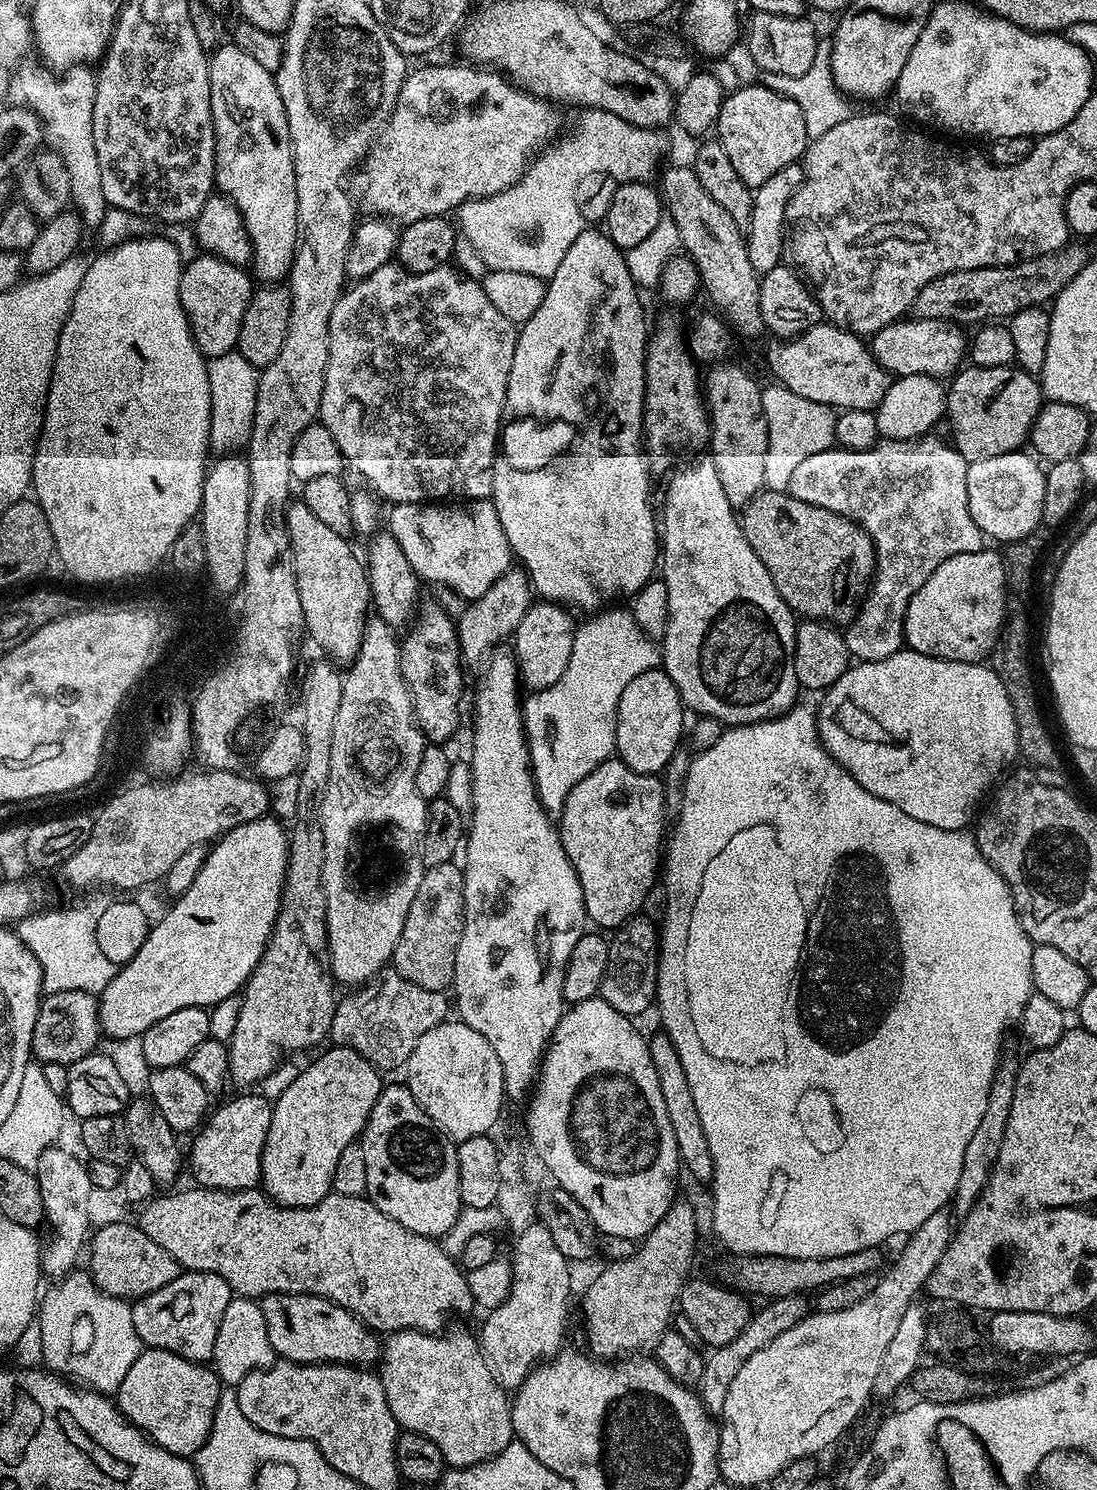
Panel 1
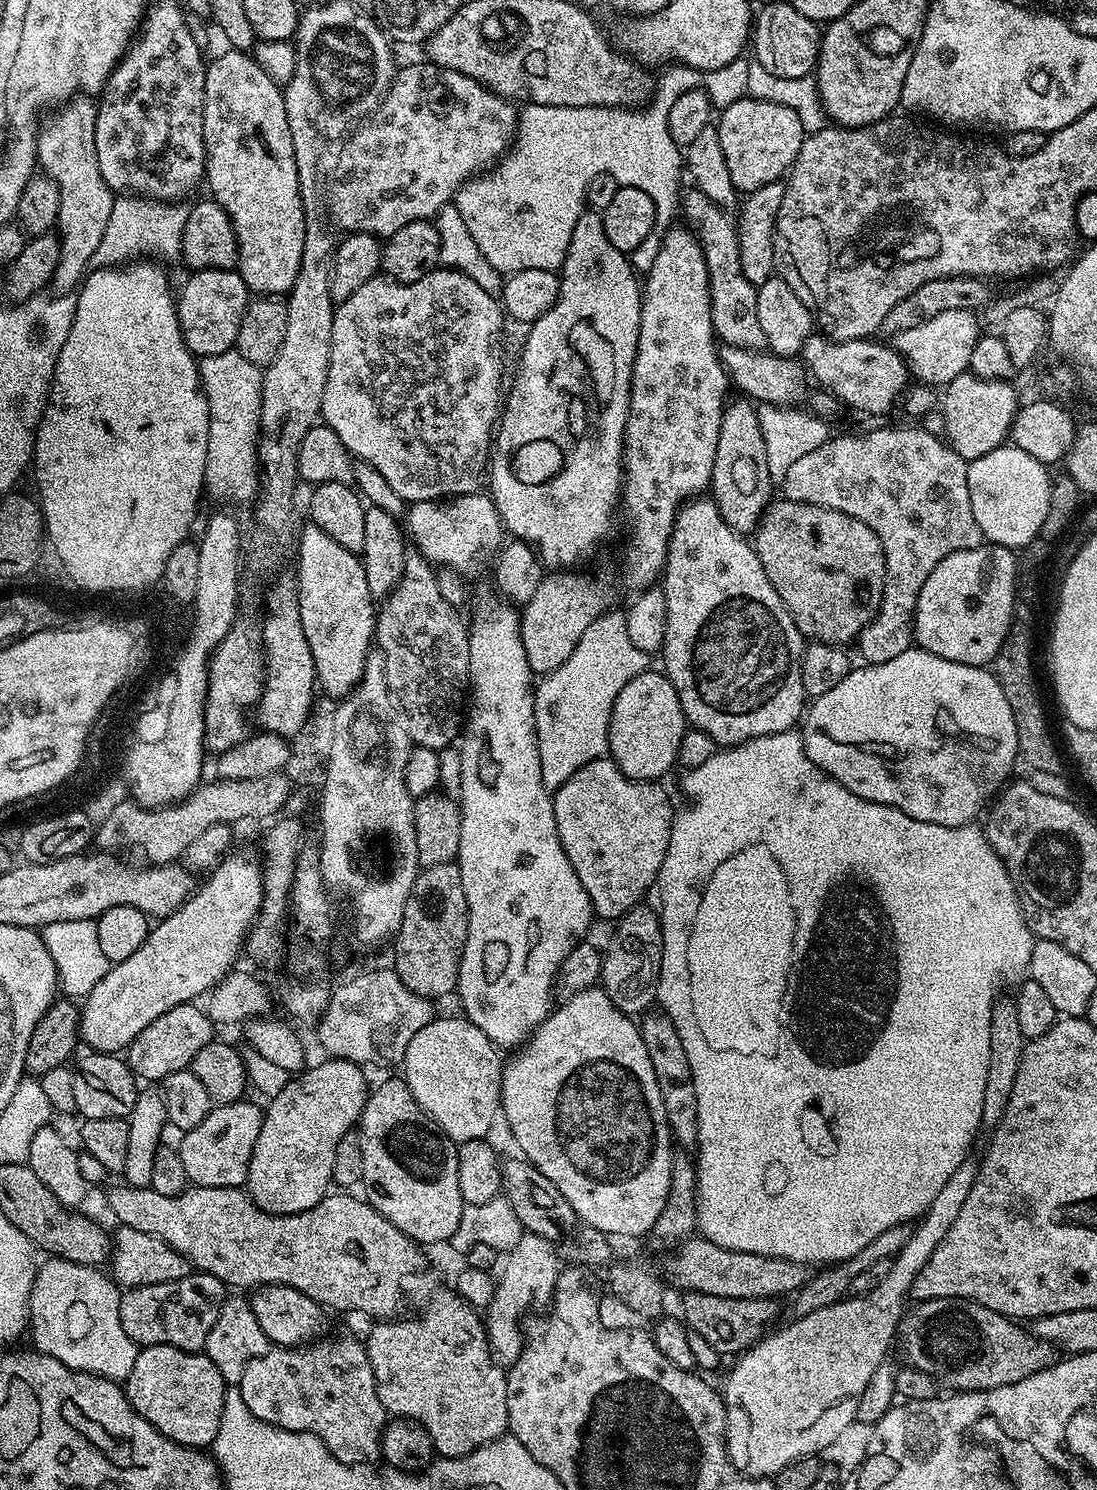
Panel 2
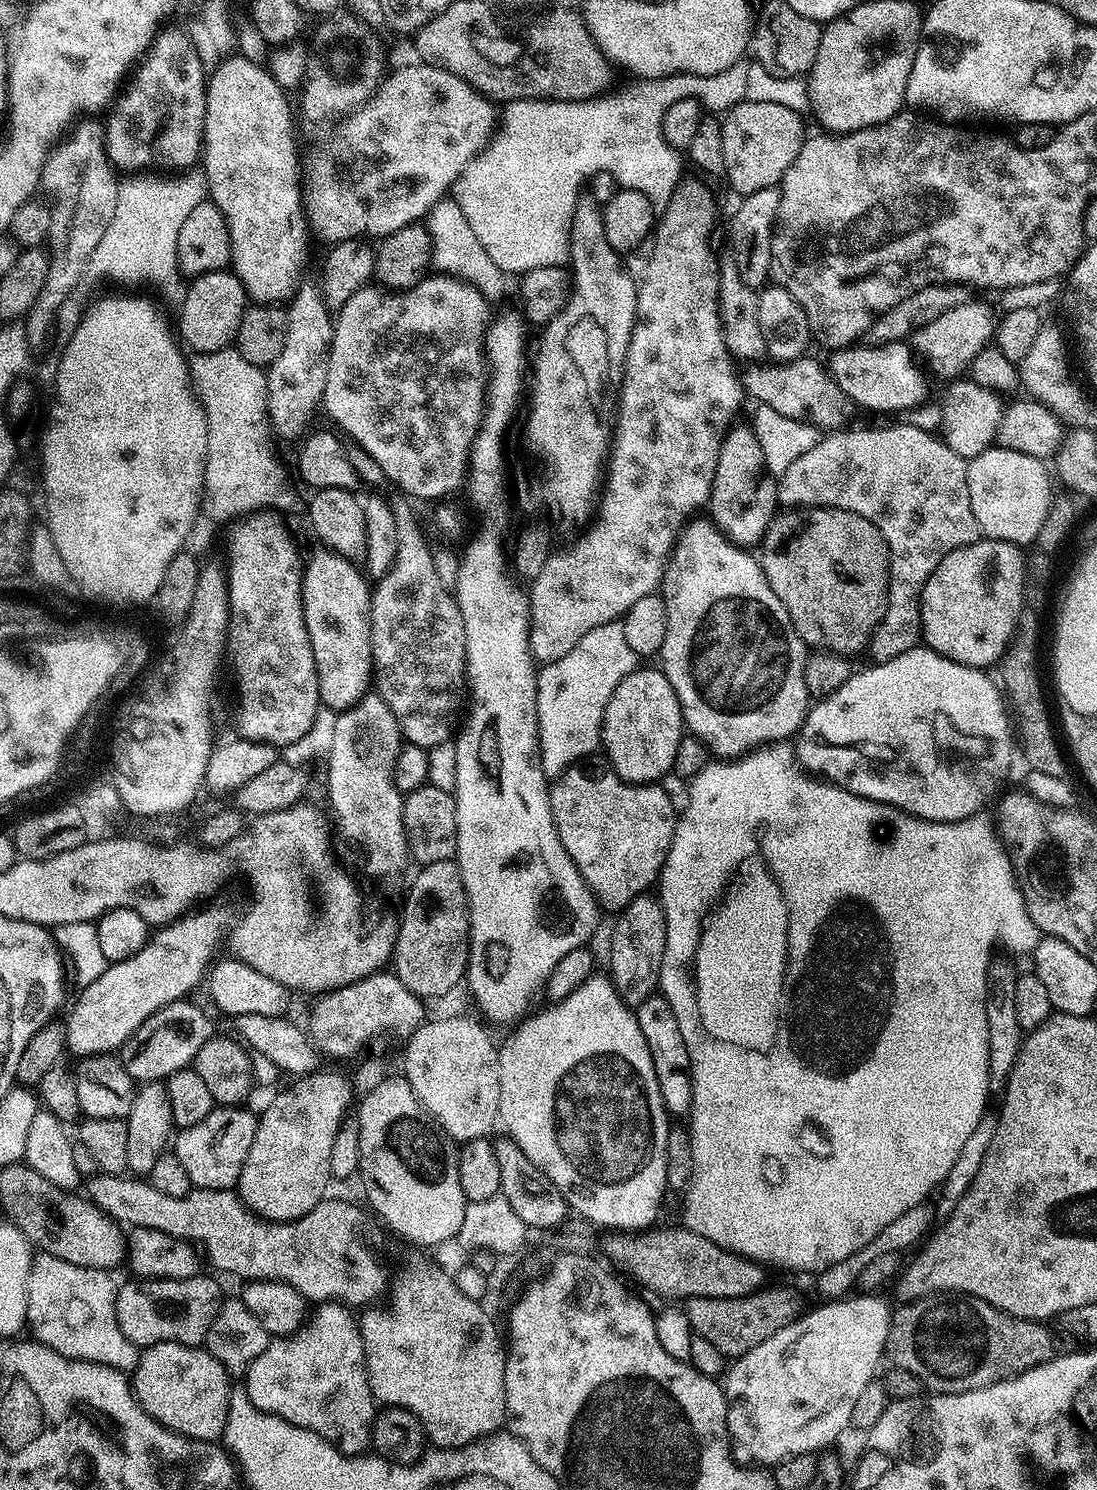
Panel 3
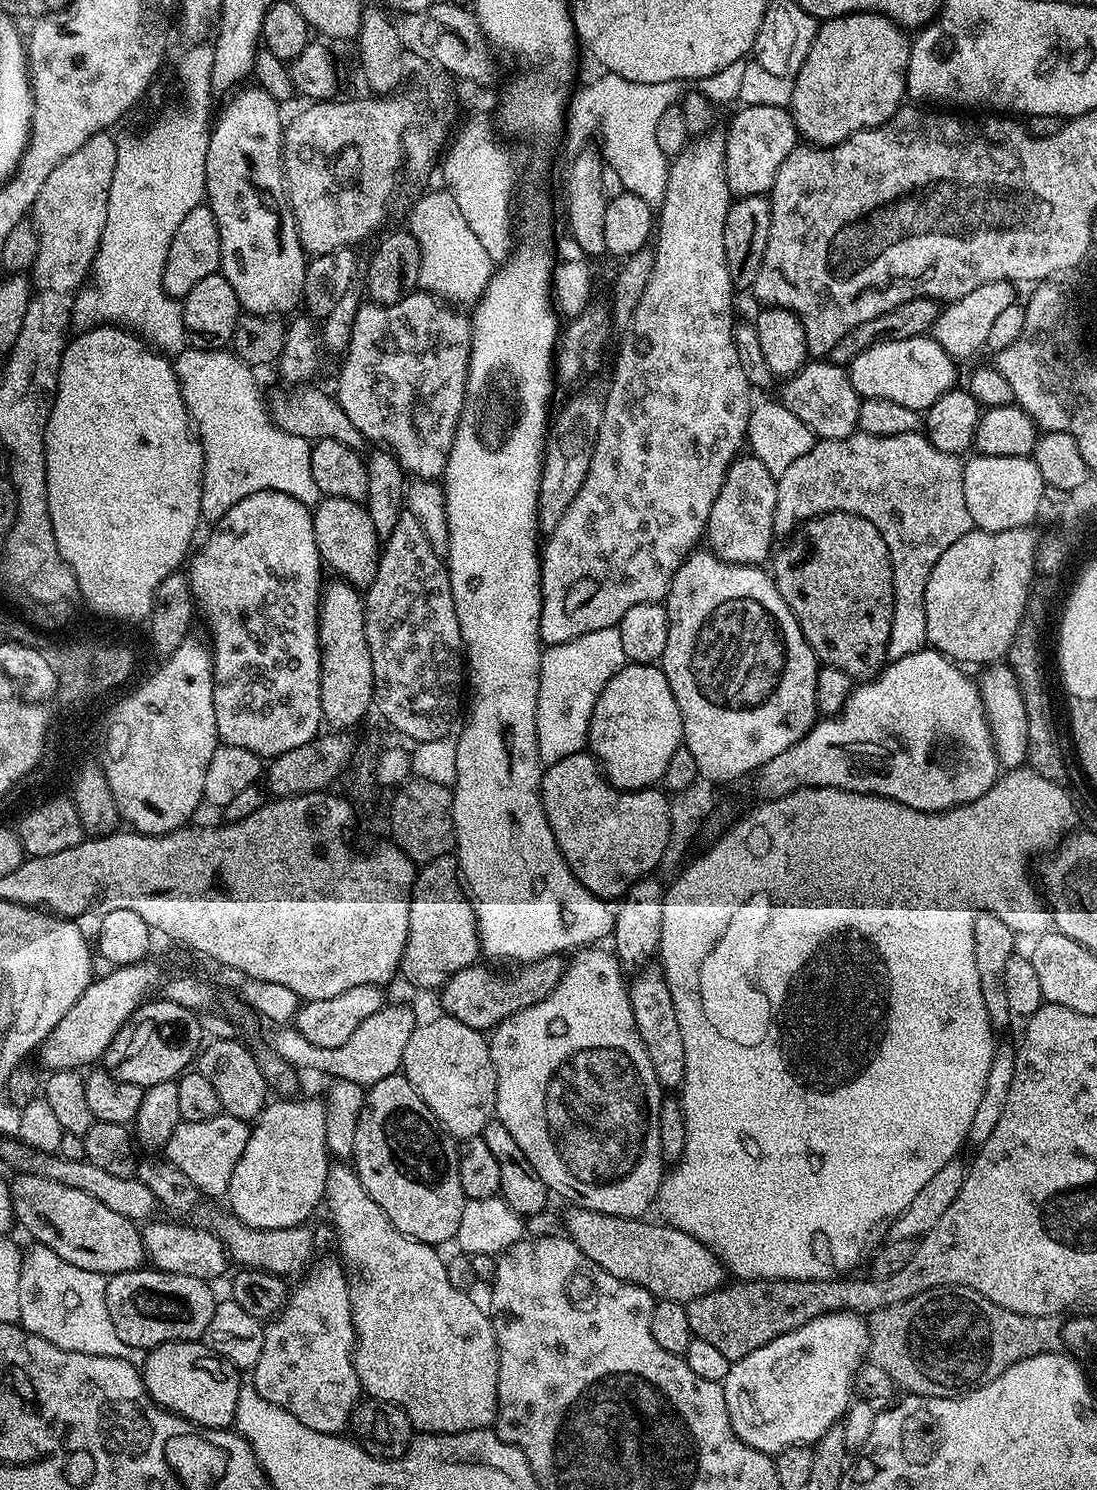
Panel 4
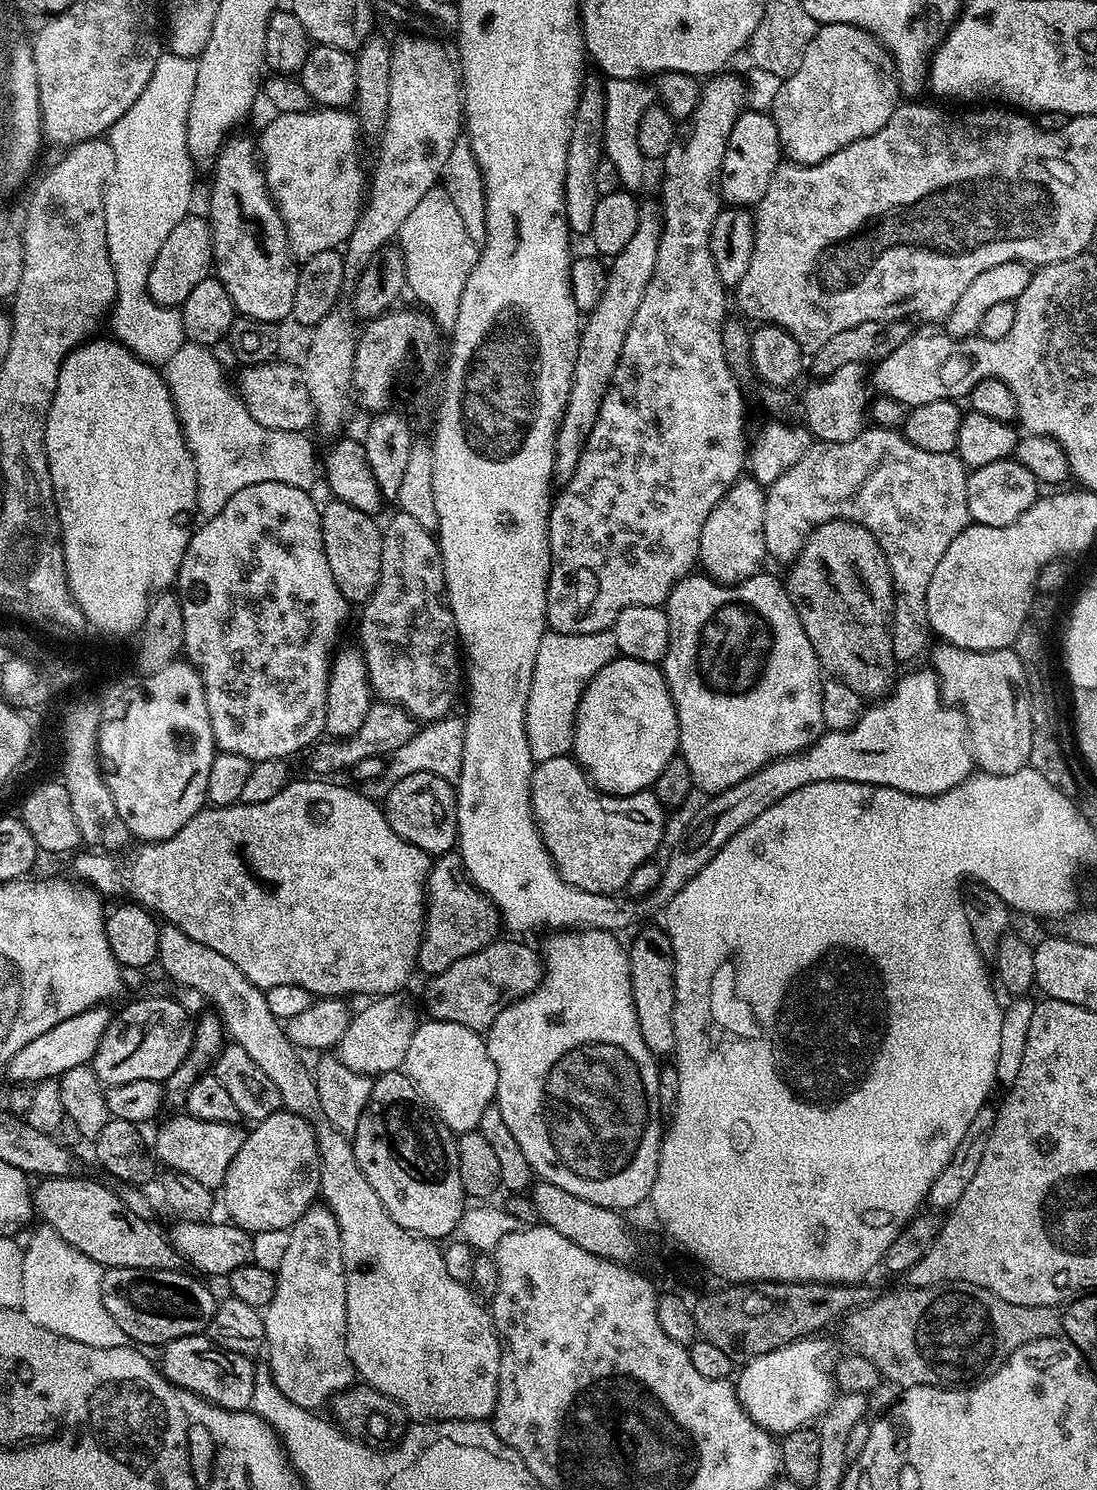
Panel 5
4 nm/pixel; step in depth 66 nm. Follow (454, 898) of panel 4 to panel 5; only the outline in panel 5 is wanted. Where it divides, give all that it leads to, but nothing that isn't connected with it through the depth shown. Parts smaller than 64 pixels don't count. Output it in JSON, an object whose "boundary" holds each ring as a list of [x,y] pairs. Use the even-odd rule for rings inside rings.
{"boundary":[[[453,850],[435,857],[426,885],[424,937],[420,940],[416,955],[419,971],[428,972],[429,977],[437,976],[446,970],[446,966],[454,966],[458,958],[466,958],[491,944],[497,935],[496,927],[499,929],[501,924],[491,900],[468,879],[459,851]]]}

